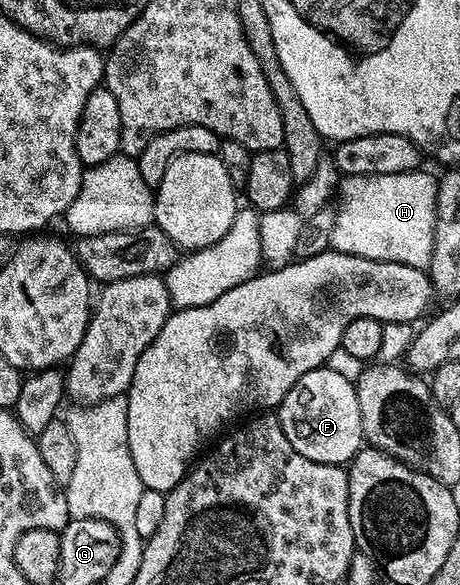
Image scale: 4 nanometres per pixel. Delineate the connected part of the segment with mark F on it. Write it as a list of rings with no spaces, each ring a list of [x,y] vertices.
[[[326,365],[305,373],[305,377],[289,389],[277,408],[277,418],[279,428],[289,437],[289,445],[293,445],[301,457],[309,457],[309,461],[347,465],[365,443],[354,382],[341,377],[341,373],[333,373]]]

